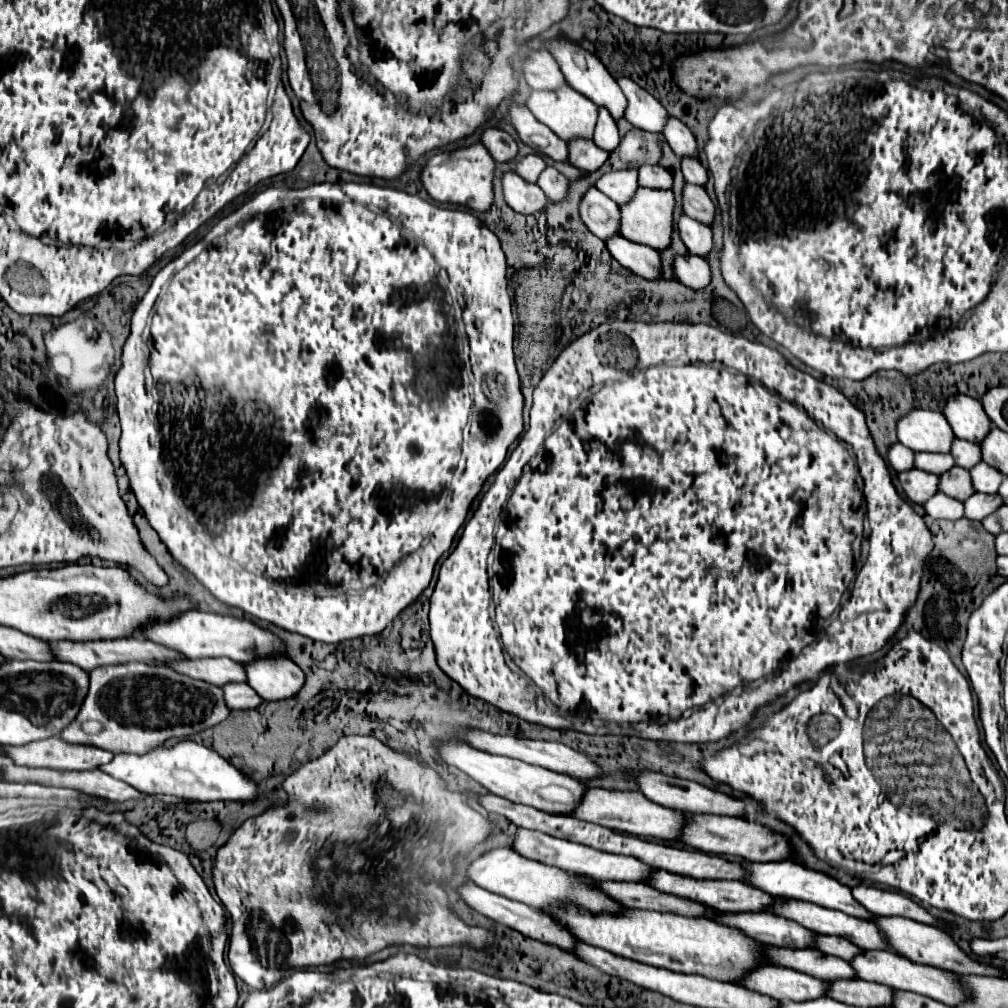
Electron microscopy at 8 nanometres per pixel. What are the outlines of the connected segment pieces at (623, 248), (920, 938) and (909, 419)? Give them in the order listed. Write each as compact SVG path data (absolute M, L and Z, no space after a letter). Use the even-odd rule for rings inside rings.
M610 236L606 240L606 248L624 268L630 268L634 274L648 280L660 276L660 258L654 248L626 240L624 236Z
M880 916L880 918L872 918L872 922L878 926L880 934L884 936L884 940L890 944L890 948L894 948L896 954L916 962L916 964L926 964L926 966L934 966L934 968L942 968L948 972L960 972L960 974L986 974L986 976L1004 976L1000 970L986 966L982 962L972 960L970 956L966 956L956 942L940 928L936 926L928 926L928 924L920 924L916 920L910 918L902 918L902 916Z
M916 408L896 424L898 442L914 452L948 452L954 440L946 418L936 410Z

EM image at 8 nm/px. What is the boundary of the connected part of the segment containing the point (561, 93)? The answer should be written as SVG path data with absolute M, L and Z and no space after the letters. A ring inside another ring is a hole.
M562 84L556 90L532 90L526 100L526 106L542 124L546 124L562 140L570 140L570 136L592 138L594 124L598 118L598 106L574 88L570 88L568 84Z

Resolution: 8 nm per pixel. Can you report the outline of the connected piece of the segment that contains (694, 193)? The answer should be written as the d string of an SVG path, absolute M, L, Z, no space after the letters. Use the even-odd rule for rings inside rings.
M684 184L682 188L682 208L688 216L704 222L710 226L712 218L714 218L714 204L708 198L706 190L702 186L696 184Z

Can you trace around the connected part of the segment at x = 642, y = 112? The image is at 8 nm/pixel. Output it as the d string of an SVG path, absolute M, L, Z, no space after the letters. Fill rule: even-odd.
M626 76L616 78L616 82L628 100L624 118L640 130L660 132L662 124L668 116L668 112L662 108L662 104L652 94L648 94L644 88L640 88L636 82L632 82Z

